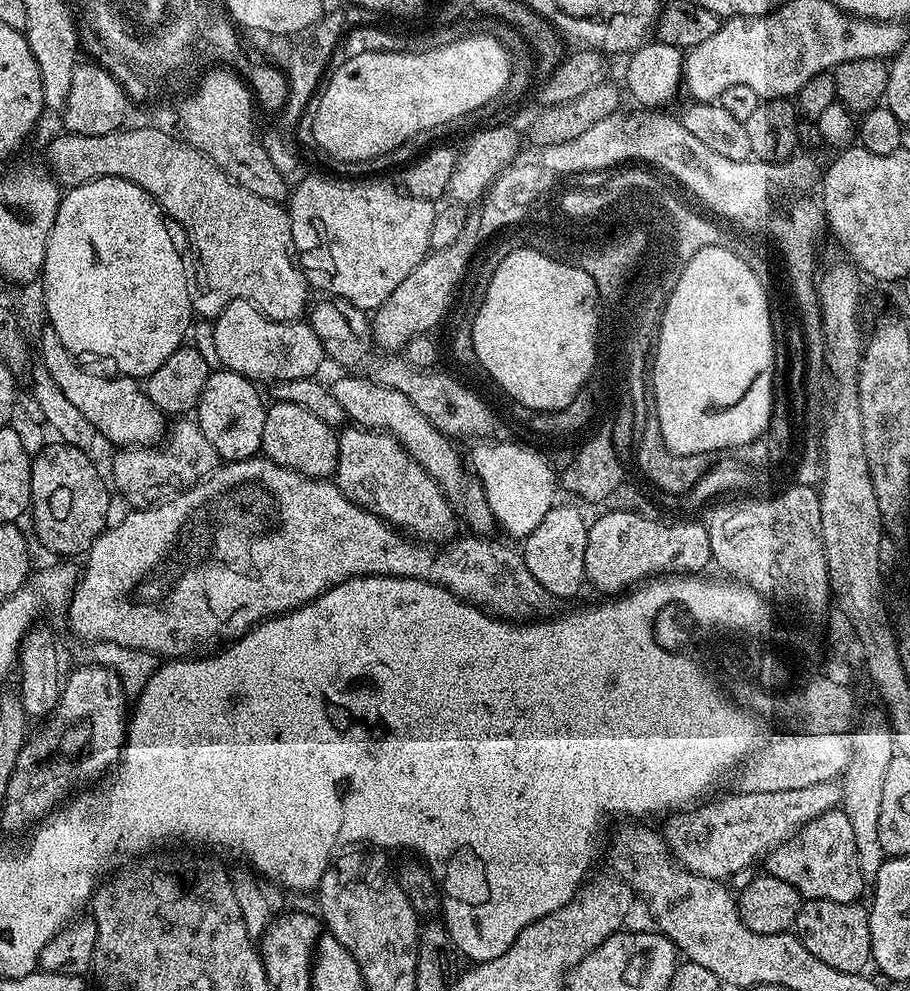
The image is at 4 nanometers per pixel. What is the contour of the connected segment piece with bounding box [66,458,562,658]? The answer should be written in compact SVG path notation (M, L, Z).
M267 458L234 460L231 462L221 463L220 467L217 468L216 471L210 473L207 478L205 478L205 480L201 480L200 483L193 484L192 487L183 489L183 491L179 494L173 495L171 498L161 503L153 504L150 508L132 510L127 514L129 516L122 517L116 525L113 523L111 526L105 527L104 531L101 532L100 537L98 537L92 544L91 548L88 549L86 553L86 559L88 559L88 561L85 562L84 568L82 564L82 571L79 573L76 581L76 588L72 592L71 600L69 600L66 605L66 613L68 612L68 624L72 627L72 632L76 636L80 636L83 632L85 632L86 635L93 636L93 641L103 642L106 644L121 644L124 648L142 648L144 651L153 653L160 658L183 657L185 653L187 653L184 651L186 651L191 644L212 644L215 640L235 642L239 640L240 637L245 636L247 632L252 631L252 629L255 628L257 624L262 623L263 620L270 620L274 616L282 616L286 612L292 612L296 608L301 608L304 604L310 603L311 600L318 599L322 593L328 592L332 588L337 588L339 584L346 582L347 580L352 580L355 576L409 576L415 580L429 580L432 584L439 584L441 588L449 588L449 590L451 590L455 596L459 598L459 600L465 600L467 604L473 604L475 608L482 608L485 612L493 616L499 616L505 620L513 622L531 622L541 618L547 618L557 615L562 608L562 605L560 605L561 601L558 599L556 593L551 592L551 590L546 586L542 586L542 582L538 582L538 578L534 578L534 574L530 574L530 570L524 561L523 551L521 551L519 547L511 548L510 545L503 544L500 540L488 540L492 538L485 538L480 534L467 534L468 536L464 537L461 535L459 538L453 538L447 542L441 543L439 546L432 542L421 542L415 538L409 538L405 535L405 533L401 532L399 528L394 528L391 524L387 524L385 520L378 518L370 510L366 510L362 506L358 506L354 502L350 502L350 498L346 498L346 494L342 494L340 487L337 486L337 484L335 484L335 482L331 479L325 478L322 480L311 480L310 477L298 474L289 468L278 466L273 460L269 460Z

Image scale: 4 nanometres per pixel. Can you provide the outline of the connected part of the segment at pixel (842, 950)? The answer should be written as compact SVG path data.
M805 899L800 906L800 913L794 925L795 935L814 954L814 958L822 958L826 966L834 966L834 970L843 972L865 971L864 967L872 960L872 939L870 938L869 909L863 903L830 902L829 900Z

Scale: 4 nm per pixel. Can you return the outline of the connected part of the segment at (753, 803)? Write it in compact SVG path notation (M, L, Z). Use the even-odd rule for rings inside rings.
M833 782L831 784L819 784L818 786L806 786L806 790L770 790L770 794L758 794L757 792L741 792L737 791L736 796L726 796L722 800L713 799L712 805L709 808L704 808L701 812L693 811L691 814L681 815L672 825L669 826L668 832L666 831L667 839L670 841L671 847L678 853L679 863L683 864L685 868L688 868L694 874L702 874L702 878L714 878L721 882L731 881L731 876L736 876L744 868L744 860L748 864L752 864L756 859L767 857L768 853L773 852L778 846L785 844L793 834L798 830L802 830L802 826L806 826L814 818L818 818L822 814L826 814L831 808L841 807L844 799L844 790L839 783Z

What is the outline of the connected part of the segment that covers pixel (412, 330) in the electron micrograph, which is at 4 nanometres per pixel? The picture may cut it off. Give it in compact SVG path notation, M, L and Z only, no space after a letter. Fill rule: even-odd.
M472 214L463 223L459 235L452 246L431 251L406 276L386 302L373 311L372 339L377 345L385 348L385 353L396 354L399 350L407 349L408 343L415 336L431 333L451 309L457 290L462 284L468 267L478 252L482 239L479 217Z

